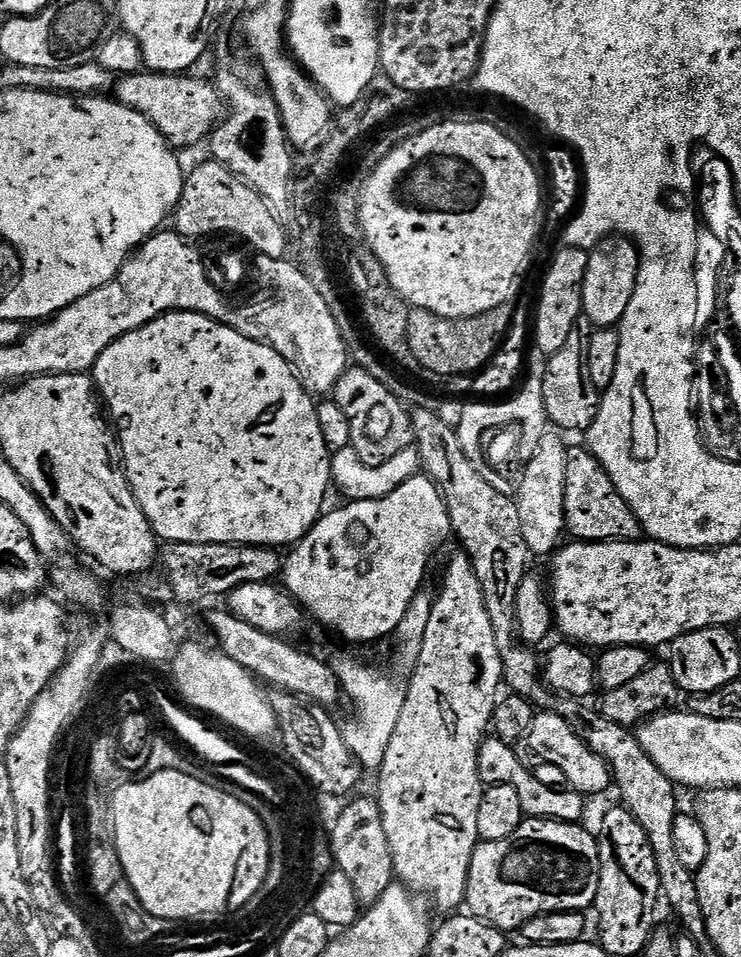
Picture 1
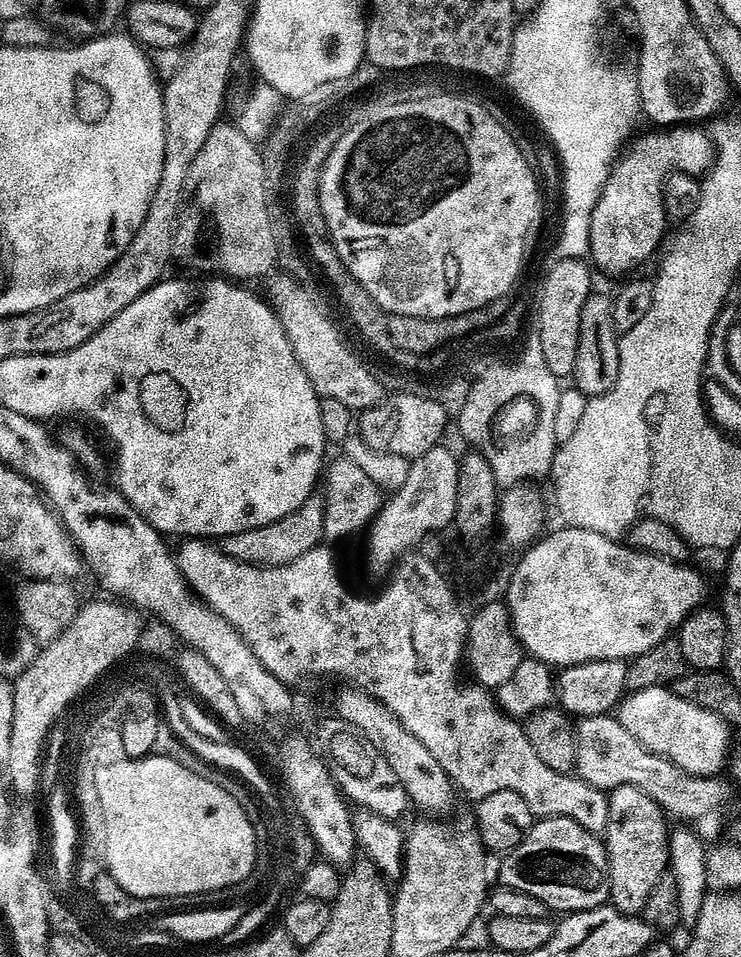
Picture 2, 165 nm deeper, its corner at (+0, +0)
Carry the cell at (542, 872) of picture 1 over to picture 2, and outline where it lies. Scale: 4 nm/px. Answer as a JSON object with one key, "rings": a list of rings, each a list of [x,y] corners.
{"rings":[[[565,817],[541,819],[533,824],[528,837],[503,860],[504,869],[500,872],[503,887],[546,902],[553,913],[594,911],[607,905],[612,895],[605,841]]]}

